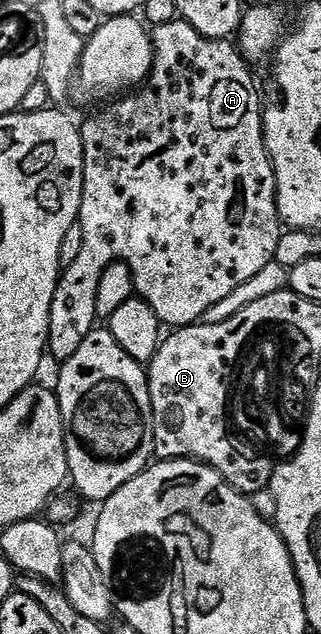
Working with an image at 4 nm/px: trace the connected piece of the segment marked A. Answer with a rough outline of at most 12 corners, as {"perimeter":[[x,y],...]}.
{"perimeter":[[153,26],[148,85],[81,121],[84,246],[187,328],[275,263],[264,103],[237,43]]}

